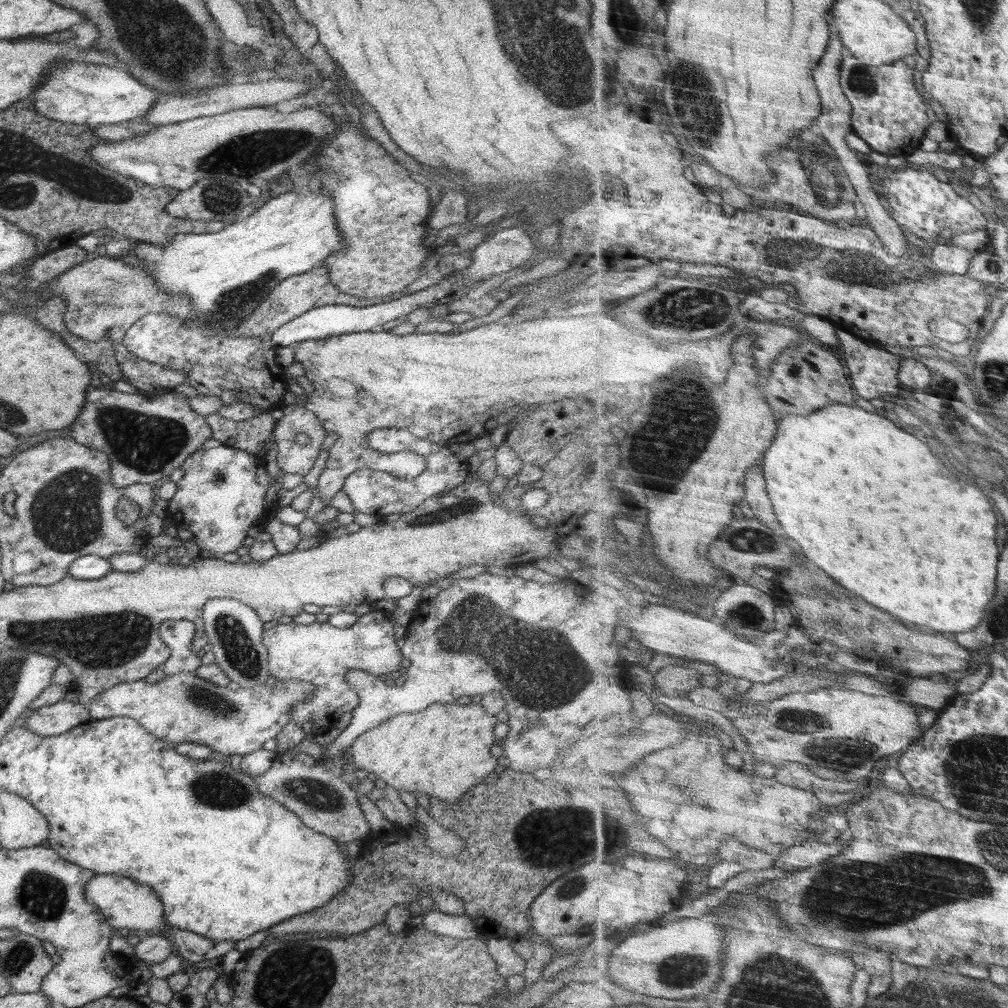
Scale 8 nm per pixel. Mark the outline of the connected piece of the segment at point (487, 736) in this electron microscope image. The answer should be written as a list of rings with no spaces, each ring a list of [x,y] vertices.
[[[430,704],[422,712],[402,713],[391,716],[380,726],[368,730],[354,740],[350,753],[353,765],[360,771],[370,773],[373,778],[382,779],[386,785],[397,791],[409,793],[426,793],[429,797],[445,800],[449,804],[456,804],[468,789],[481,784],[494,771],[498,764],[498,741],[494,737],[493,728],[498,724],[496,715],[482,710],[483,706],[444,706],[444,704]]]

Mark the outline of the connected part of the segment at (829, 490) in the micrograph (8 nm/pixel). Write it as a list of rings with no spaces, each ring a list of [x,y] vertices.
[[[836,403],[833,405],[834,406],[822,408],[822,410],[814,412],[814,414],[810,414],[810,416],[796,416],[796,414],[790,414],[790,416],[783,417],[779,424],[779,434],[775,438],[775,443],[767,450],[763,466],[766,472],[765,477],[768,480],[768,490],[770,490],[772,502],[774,502],[774,506],[776,506],[778,518],[780,518],[780,522],[782,522],[779,526],[786,530],[794,540],[798,540],[798,542],[802,544],[804,552],[806,552],[814,562],[818,562],[830,576],[834,576],[834,578],[836,578],[838,582],[842,582],[846,588],[850,588],[850,590],[858,592],[860,596],[864,596],[868,602],[872,602],[872,604],[876,604],[876,606],[884,610],[894,612],[895,616],[900,616],[900,618],[904,618],[904,620],[910,620],[910,622],[916,622],[918,625],[924,625],[930,631],[935,630],[953,636],[957,633],[966,632],[967,630],[974,630],[974,628],[982,624],[984,620],[984,610],[986,610],[986,606],[992,602],[992,598],[996,596],[996,590],[998,590],[998,562],[1000,562],[1000,554],[1002,554],[1002,552],[1000,552],[1000,546],[998,546],[998,542],[996,542],[996,536],[998,536],[998,514],[994,512],[994,506],[992,506],[993,502],[988,500],[988,496],[986,496],[986,493],[982,492],[980,488],[962,484],[962,482],[958,480],[958,476],[956,476],[950,468],[946,468],[946,464],[928,448],[928,444],[924,444],[924,442],[922,442],[920,438],[916,438],[914,434],[902,430],[902,428],[896,426],[892,420],[888,420],[888,418],[884,418],[884,416],[880,416],[880,414],[872,414],[872,412],[868,412],[866,408],[860,408],[860,406],[856,404]]]

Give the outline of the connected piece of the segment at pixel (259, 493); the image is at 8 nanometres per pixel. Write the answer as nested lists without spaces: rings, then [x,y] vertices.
[[[224,445],[208,450],[200,448],[181,466],[184,475],[168,501],[167,515],[180,529],[192,532],[192,540],[201,552],[220,558],[225,554],[236,554],[243,546],[248,530],[256,524],[263,526],[266,516],[275,507],[274,499],[268,502],[264,496],[278,477],[266,473],[264,459]]]

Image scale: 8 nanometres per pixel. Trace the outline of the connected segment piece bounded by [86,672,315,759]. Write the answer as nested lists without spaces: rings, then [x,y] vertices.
[[[180,672],[166,675],[158,683],[146,683],[136,680],[130,683],[117,683],[108,690],[101,691],[90,703],[86,704],[92,719],[110,719],[115,717],[130,717],[137,720],[149,733],[164,742],[180,744],[184,741],[196,741],[208,745],[213,752],[220,753],[226,759],[233,755],[246,756],[263,749],[264,742],[275,736],[290,722],[291,706],[299,700],[309,697],[315,690],[313,684],[307,680],[277,680],[275,685],[260,684],[258,687],[231,690],[225,686],[218,686],[213,682],[206,682],[194,672]]]

